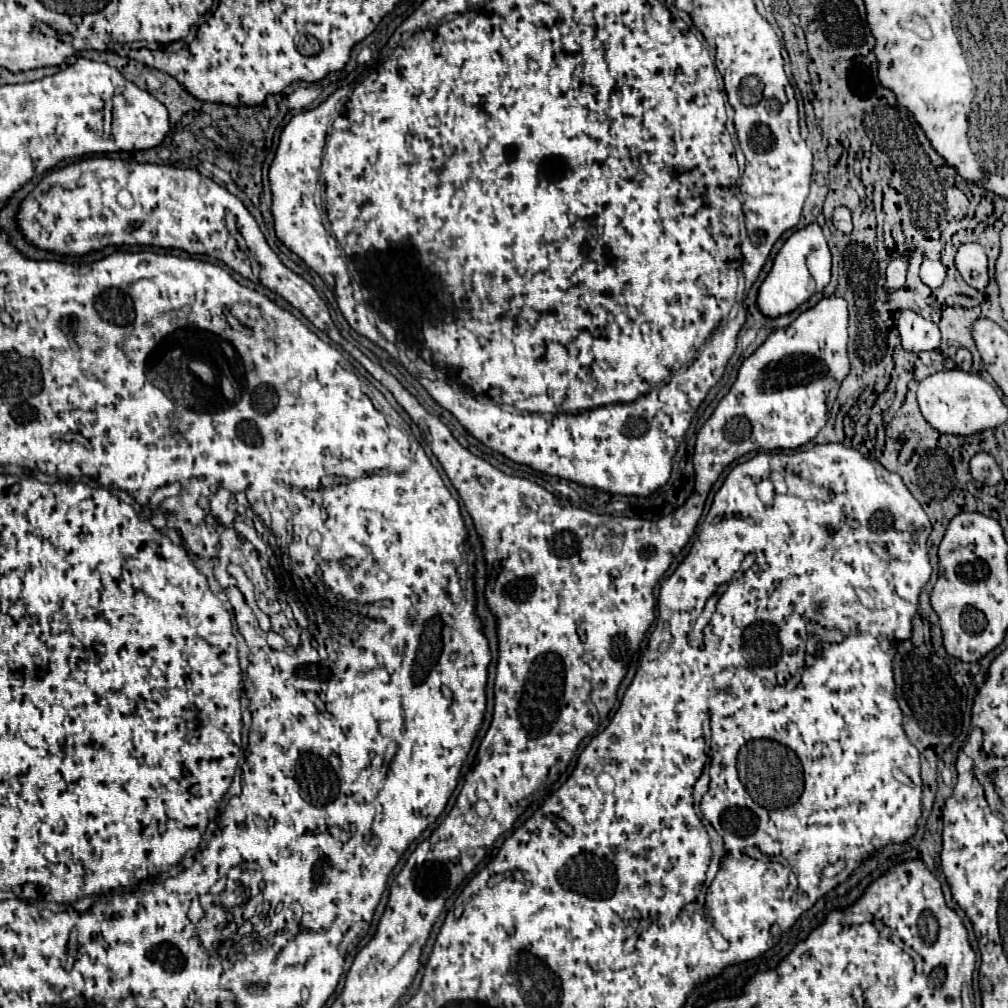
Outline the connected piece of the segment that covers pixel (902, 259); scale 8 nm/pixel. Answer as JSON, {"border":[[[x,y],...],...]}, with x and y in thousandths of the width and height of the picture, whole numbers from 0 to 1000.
{"border":[[[896,249],[890,257],[886,257],[880,265],[880,287],[892,287],[898,283],[898,275],[900,275],[900,265],[902,265],[902,255],[906,249]]]}

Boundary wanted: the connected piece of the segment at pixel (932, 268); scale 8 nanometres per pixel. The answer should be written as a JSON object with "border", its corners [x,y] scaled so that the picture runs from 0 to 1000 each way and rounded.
{"border":[[[916,259],[914,261],[914,279],[924,285],[930,287],[936,283],[938,279],[938,265],[934,259]]]}

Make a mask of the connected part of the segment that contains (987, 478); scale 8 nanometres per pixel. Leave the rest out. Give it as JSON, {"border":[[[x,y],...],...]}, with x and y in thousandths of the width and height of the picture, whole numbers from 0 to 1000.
{"border":[[[971,449],[963,455],[963,471],[977,481],[989,481],[993,477],[993,463],[983,451]]]}

